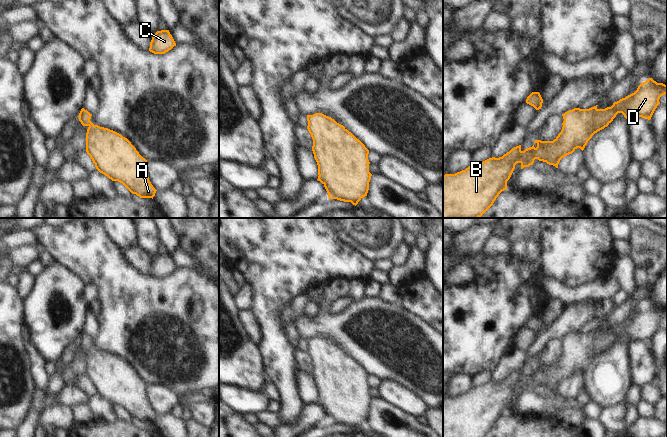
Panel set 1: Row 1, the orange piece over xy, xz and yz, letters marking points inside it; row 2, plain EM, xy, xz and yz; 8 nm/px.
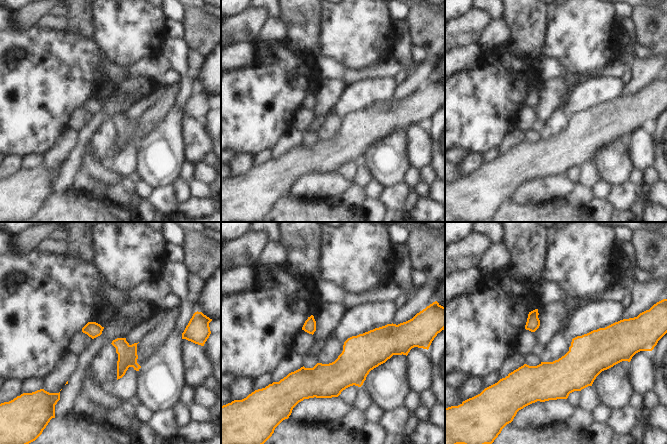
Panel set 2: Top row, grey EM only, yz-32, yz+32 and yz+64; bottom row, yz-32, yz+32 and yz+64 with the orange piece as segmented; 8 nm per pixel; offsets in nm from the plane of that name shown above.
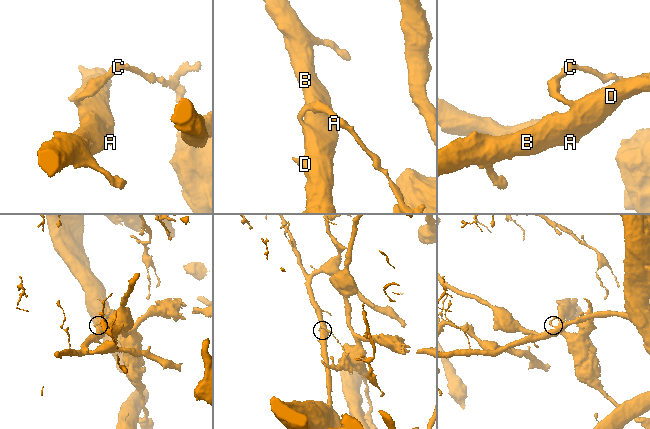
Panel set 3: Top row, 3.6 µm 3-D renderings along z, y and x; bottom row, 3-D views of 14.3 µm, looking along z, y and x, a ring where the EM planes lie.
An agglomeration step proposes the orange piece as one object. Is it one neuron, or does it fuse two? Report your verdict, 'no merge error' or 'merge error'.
no merge error

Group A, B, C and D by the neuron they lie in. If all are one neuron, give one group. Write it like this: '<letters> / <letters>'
A B C D

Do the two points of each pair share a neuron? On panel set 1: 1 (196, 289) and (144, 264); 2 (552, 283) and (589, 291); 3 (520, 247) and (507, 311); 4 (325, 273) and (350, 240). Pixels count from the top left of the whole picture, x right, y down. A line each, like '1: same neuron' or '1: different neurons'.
1: different neurons
2: same neuron
3: different neurons
4: different neurons

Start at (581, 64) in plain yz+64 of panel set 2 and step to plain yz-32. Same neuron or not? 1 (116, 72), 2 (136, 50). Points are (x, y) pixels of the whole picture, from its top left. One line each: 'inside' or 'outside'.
1: outside
2: inside

